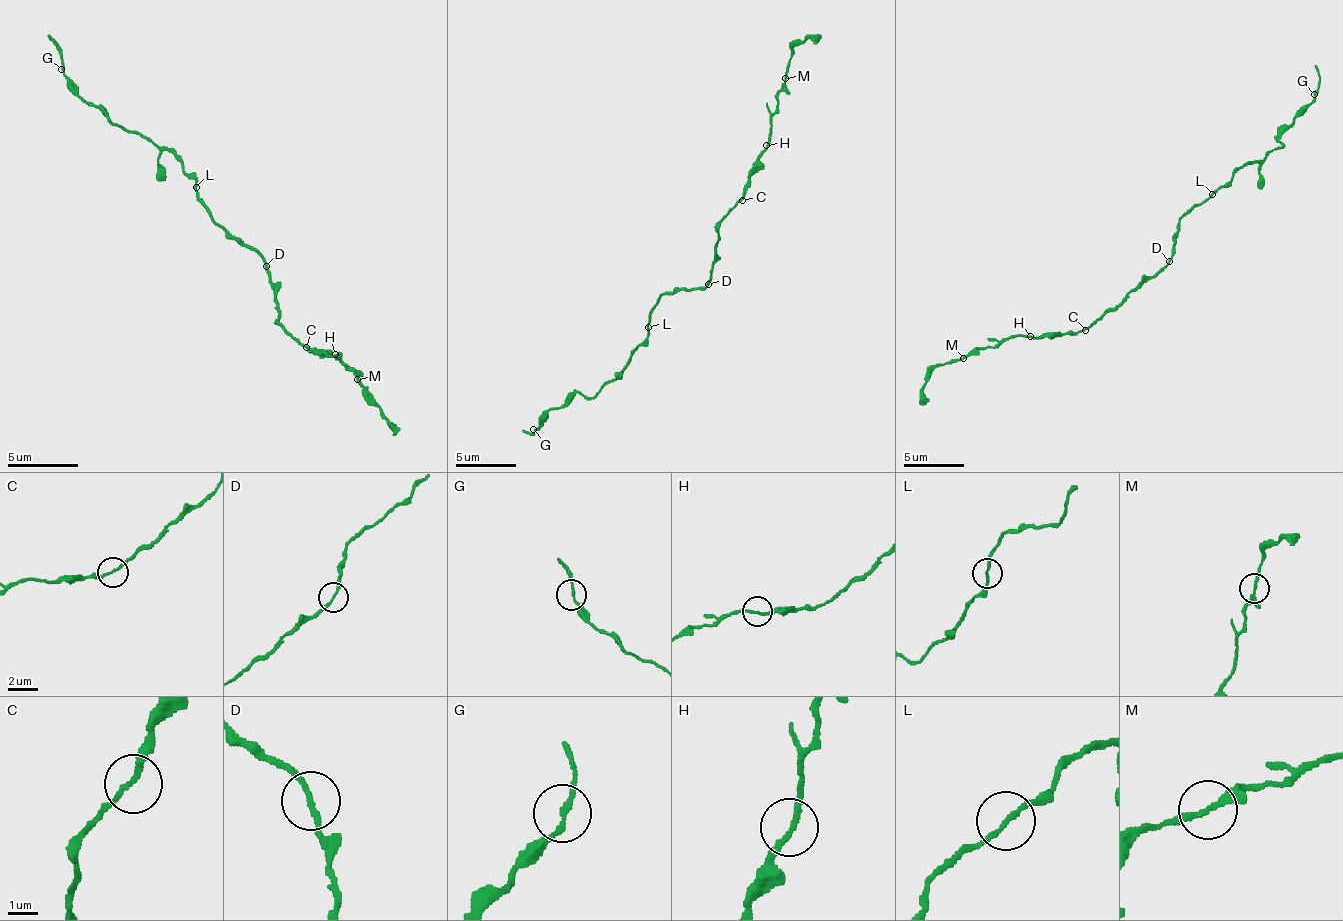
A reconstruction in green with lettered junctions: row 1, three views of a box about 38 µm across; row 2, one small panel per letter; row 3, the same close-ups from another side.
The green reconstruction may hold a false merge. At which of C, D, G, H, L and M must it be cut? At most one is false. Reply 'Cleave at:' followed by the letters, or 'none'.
Cleave at: none

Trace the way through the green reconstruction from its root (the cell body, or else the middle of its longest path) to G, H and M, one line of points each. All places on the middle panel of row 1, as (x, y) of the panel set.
G: (705, 284), (666, 290), (627, 366), (594, 396), (579, 393), (552, 408), (533, 429)
H: (705, 284), (715, 260), (718, 221), (742, 197), (748, 173), (766, 145)
M: (705, 284), (715, 260), (718, 221), (742, 197), (754, 161), (766, 148), (769, 115), (778, 106), (784, 79)

